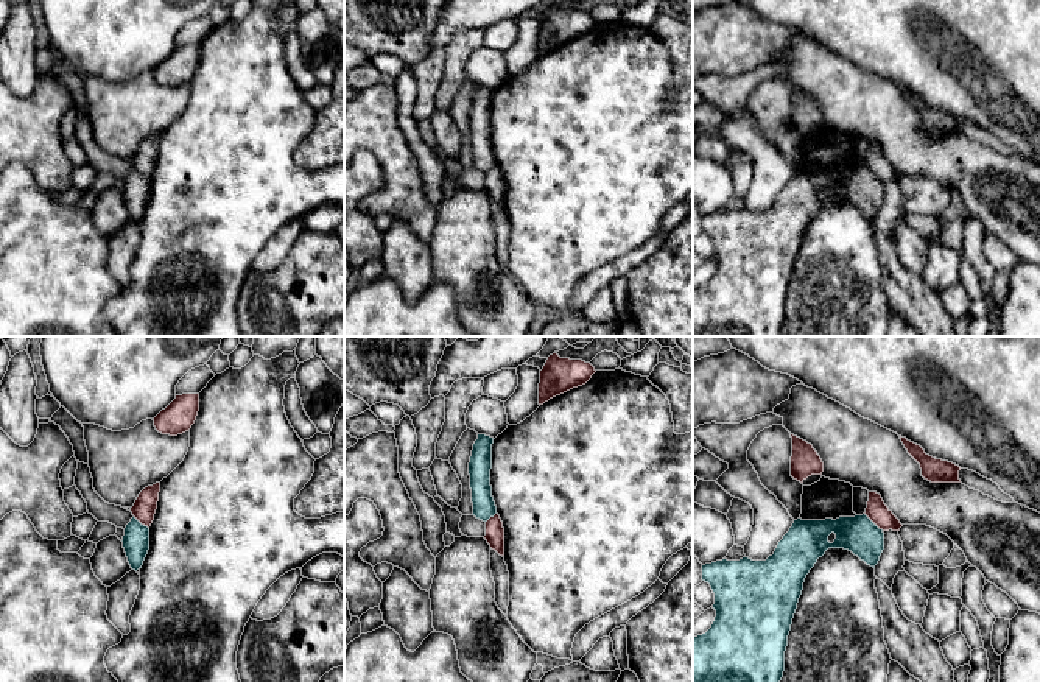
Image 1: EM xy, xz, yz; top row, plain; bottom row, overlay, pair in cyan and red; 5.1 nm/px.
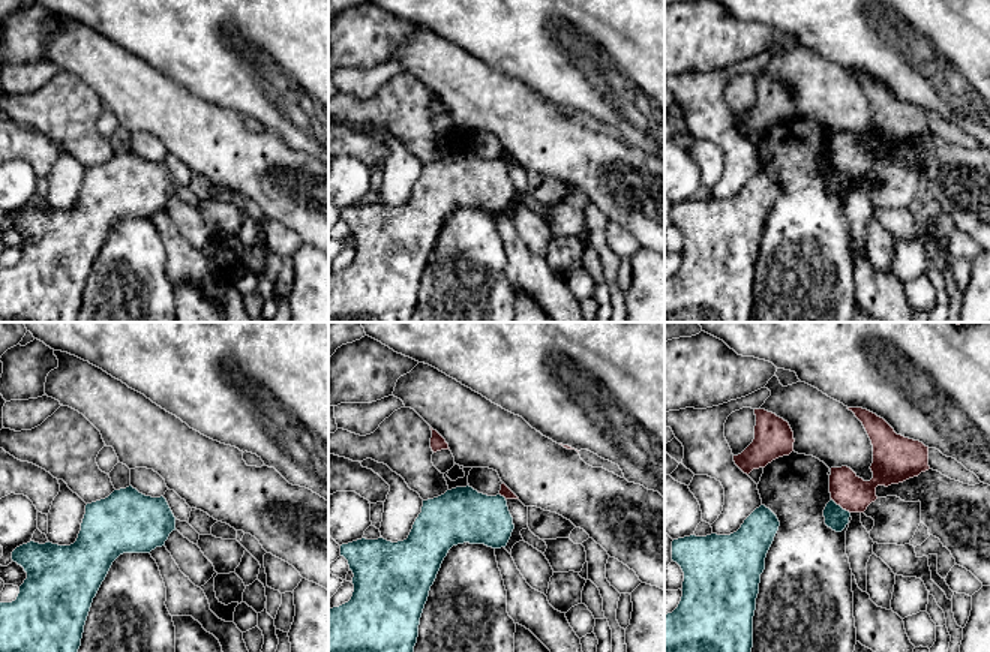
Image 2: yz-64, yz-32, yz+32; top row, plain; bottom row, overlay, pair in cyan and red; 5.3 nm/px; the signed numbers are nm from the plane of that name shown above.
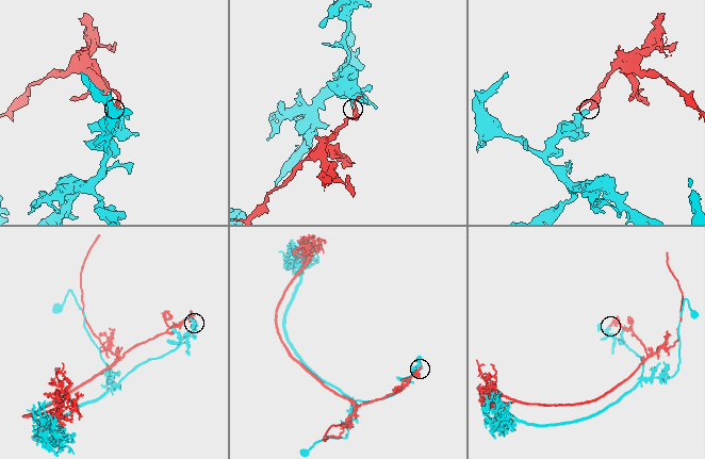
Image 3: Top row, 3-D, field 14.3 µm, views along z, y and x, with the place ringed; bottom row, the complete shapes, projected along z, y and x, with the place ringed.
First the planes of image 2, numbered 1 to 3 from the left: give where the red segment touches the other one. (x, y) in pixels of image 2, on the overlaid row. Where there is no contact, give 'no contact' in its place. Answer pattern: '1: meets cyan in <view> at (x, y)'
1: no contact
2: meets cyan in yz-32 at (503, 496)
3: meets cyan in yz+32 at (839, 505)

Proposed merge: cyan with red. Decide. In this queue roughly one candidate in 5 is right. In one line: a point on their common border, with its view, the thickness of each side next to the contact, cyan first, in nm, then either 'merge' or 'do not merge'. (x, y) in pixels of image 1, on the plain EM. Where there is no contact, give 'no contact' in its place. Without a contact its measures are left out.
contact yz (872, 173); calibres 190 and 110 nm; do not merge

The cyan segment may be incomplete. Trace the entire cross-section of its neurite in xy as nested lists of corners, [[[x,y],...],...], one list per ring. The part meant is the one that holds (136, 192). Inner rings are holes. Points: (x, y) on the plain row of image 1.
[[[132,168],[125,179],[121,193],[131,220],[137,223],[149,201],[149,179]]]

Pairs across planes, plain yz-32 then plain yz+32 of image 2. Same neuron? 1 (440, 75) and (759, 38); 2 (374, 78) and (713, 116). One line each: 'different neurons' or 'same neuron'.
1: different neurons
2: same neuron

